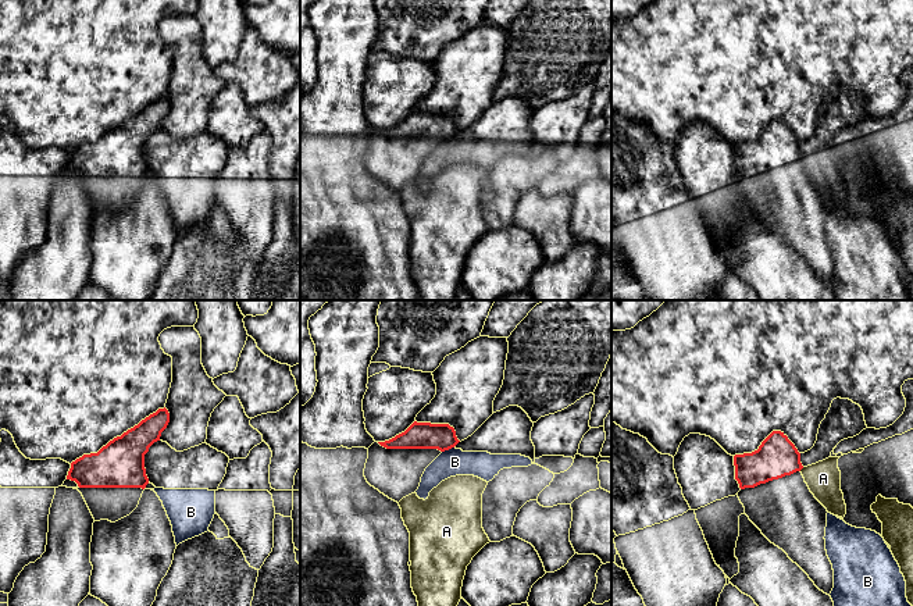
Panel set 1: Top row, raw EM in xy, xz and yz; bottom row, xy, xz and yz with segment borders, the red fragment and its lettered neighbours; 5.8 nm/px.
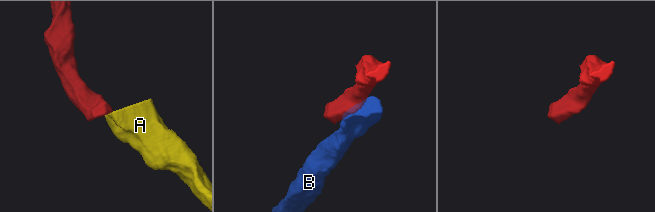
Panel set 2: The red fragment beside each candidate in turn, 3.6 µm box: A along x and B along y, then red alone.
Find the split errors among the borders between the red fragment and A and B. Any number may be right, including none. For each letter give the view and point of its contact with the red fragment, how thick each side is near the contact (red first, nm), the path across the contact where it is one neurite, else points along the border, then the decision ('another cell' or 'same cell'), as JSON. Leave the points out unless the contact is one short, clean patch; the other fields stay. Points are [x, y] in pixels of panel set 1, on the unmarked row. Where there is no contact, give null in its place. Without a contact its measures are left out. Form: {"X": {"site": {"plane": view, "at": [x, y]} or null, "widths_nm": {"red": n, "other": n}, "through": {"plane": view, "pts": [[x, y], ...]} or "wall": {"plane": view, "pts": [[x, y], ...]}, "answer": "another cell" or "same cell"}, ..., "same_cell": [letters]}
{"A": {"site": {"plane": "yz", "at": [801, 157]}, "widths_nm": {"red": 240, "other": 200}, "wall": {"plane": "yz", "pts": [[803, 156], [799, 159]]}, "answer": "another cell"}, "B": {"site": {"plane": "xz", "at": [448, 138]}, "widths_nm": {"red": 160, "other": 160}, "wall": {"plane": "xz", "pts": [[453, 135], [442, 141]]}, "answer": "another cell"}, "same_cell": []}

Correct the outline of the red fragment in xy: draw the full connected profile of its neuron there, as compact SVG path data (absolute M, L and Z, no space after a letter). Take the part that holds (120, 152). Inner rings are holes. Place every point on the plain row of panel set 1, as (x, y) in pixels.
M158 97L97 142L71 152L67 168L78 172L74 178L82 182L94 210L115 211L138 196L149 172L145 143L160 129L168 111L168 99Z

